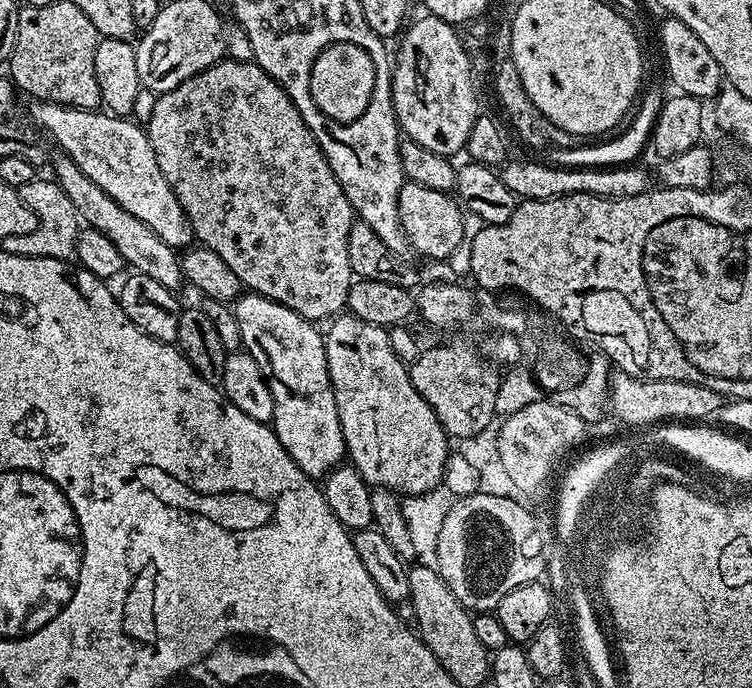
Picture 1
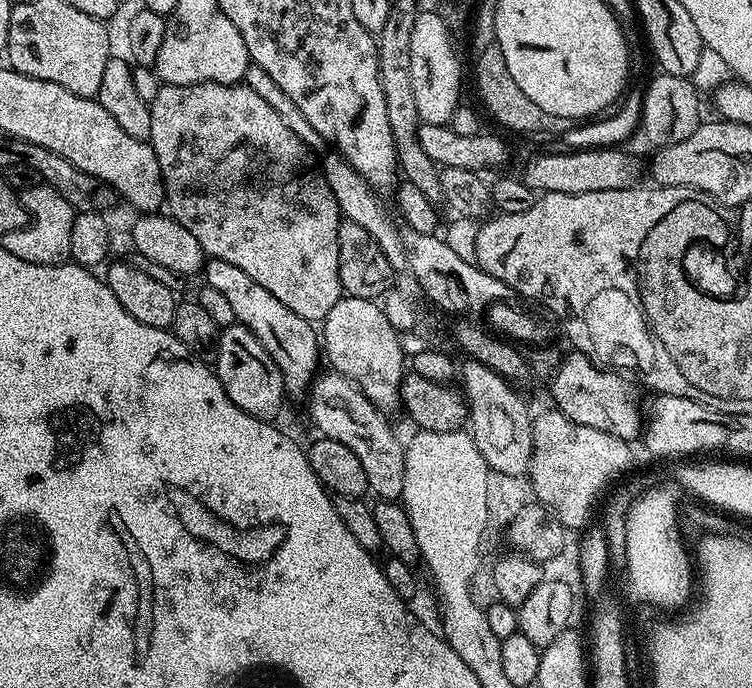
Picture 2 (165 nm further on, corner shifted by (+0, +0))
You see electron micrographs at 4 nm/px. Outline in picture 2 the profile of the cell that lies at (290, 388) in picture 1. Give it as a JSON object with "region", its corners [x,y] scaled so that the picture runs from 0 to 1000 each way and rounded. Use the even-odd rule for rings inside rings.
{"region":[[[278,376],[273,382],[269,401],[277,406],[273,407],[275,417],[295,422],[297,430],[306,438],[314,469],[326,471],[332,485],[338,485],[338,491],[343,491],[343,497],[354,503],[354,515],[364,520],[364,532],[370,532],[375,544],[379,565],[384,571],[408,571],[423,545],[420,528],[428,523],[428,500],[423,493],[422,478],[420,483],[415,478],[419,477],[416,467],[391,456],[391,451],[384,451],[382,445],[375,445],[375,439],[370,439],[370,433],[364,433],[359,422],[343,416],[343,410],[332,404],[332,398],[322,398],[322,392],[316,392],[316,387],[310,387],[306,381]]]}

